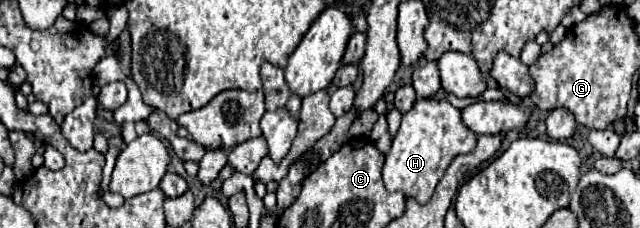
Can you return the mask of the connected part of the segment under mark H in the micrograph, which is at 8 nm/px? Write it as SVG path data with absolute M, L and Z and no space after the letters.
M418 99L414 107L402 115L402 125L386 155L382 169L386 189L402 191L418 203L428 203L450 161L460 153L470 153L476 147L476 139L478 135L462 123L462 113L446 99Z

